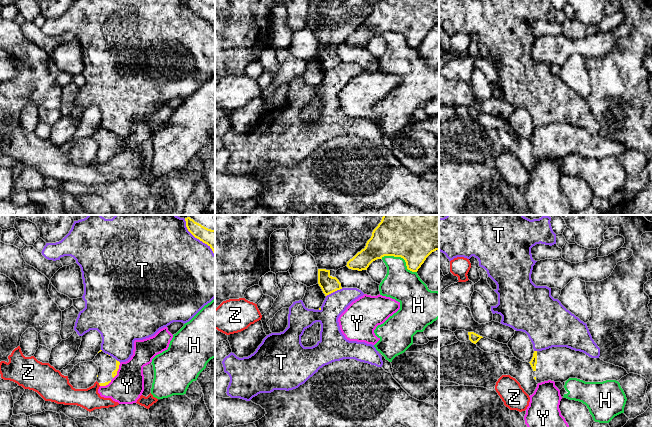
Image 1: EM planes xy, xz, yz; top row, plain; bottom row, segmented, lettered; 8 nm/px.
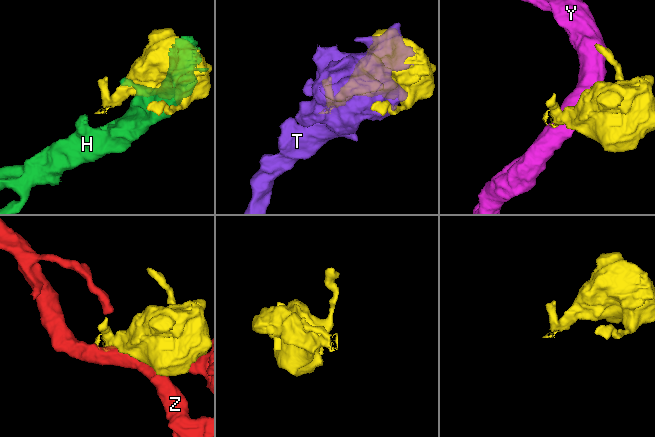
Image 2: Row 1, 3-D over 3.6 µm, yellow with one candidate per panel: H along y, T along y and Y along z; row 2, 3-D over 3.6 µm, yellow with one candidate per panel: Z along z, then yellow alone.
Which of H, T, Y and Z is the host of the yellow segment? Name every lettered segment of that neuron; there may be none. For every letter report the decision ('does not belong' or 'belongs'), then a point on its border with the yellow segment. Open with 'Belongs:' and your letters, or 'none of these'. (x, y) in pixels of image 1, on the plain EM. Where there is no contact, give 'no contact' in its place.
Belongs: none of these
H: does not belong; meets yellow in xz at (401, 33)
T: does not belong; meets yellow in xz at (334, 67)
Y: does not belong; meets yellow in xy at (117, 146)
Z: does not belong; meets yellow in xy at (99, 160)

